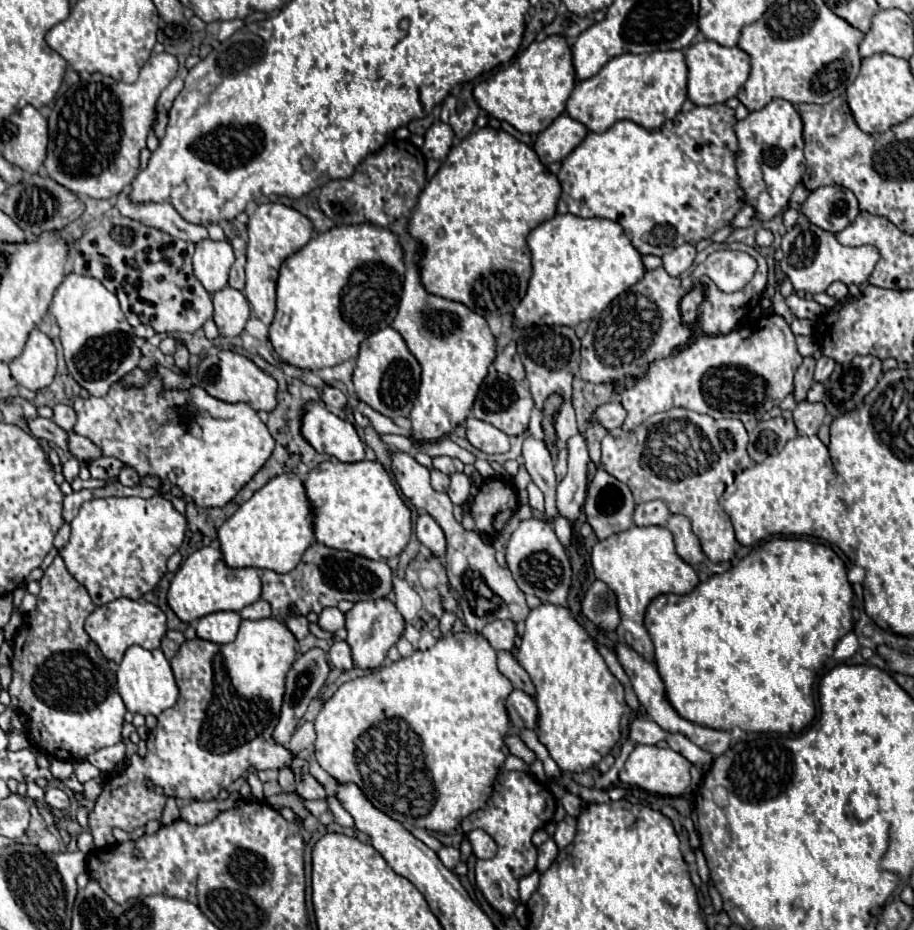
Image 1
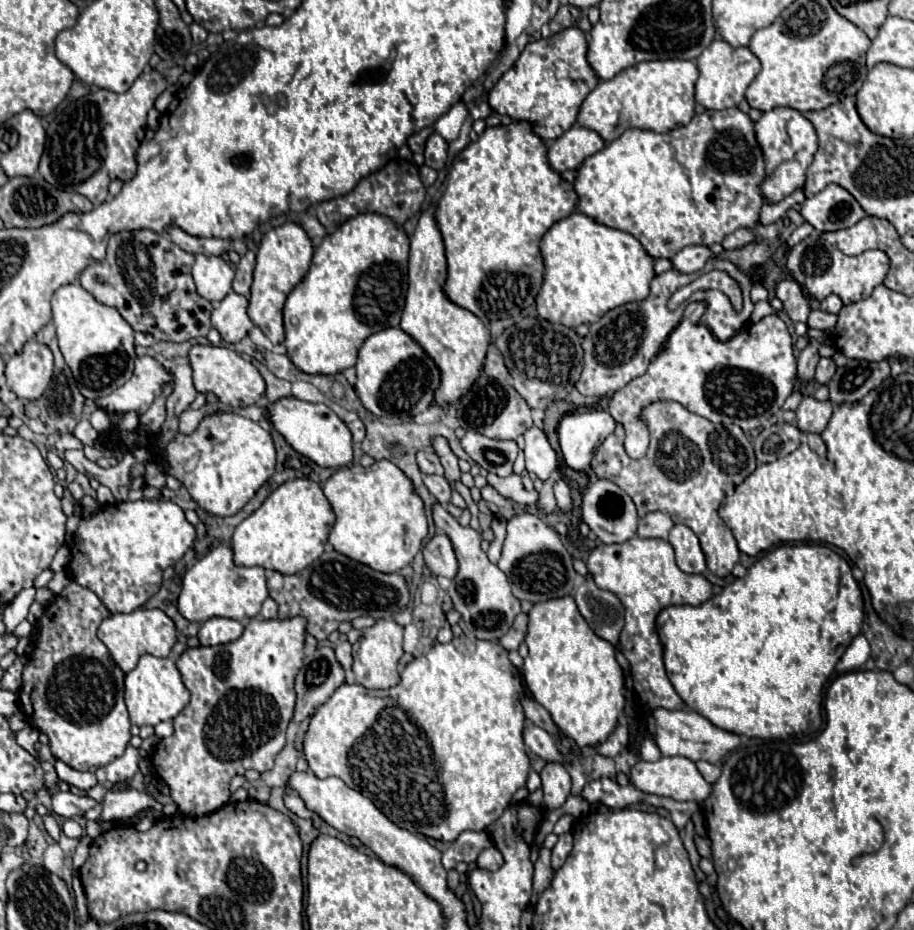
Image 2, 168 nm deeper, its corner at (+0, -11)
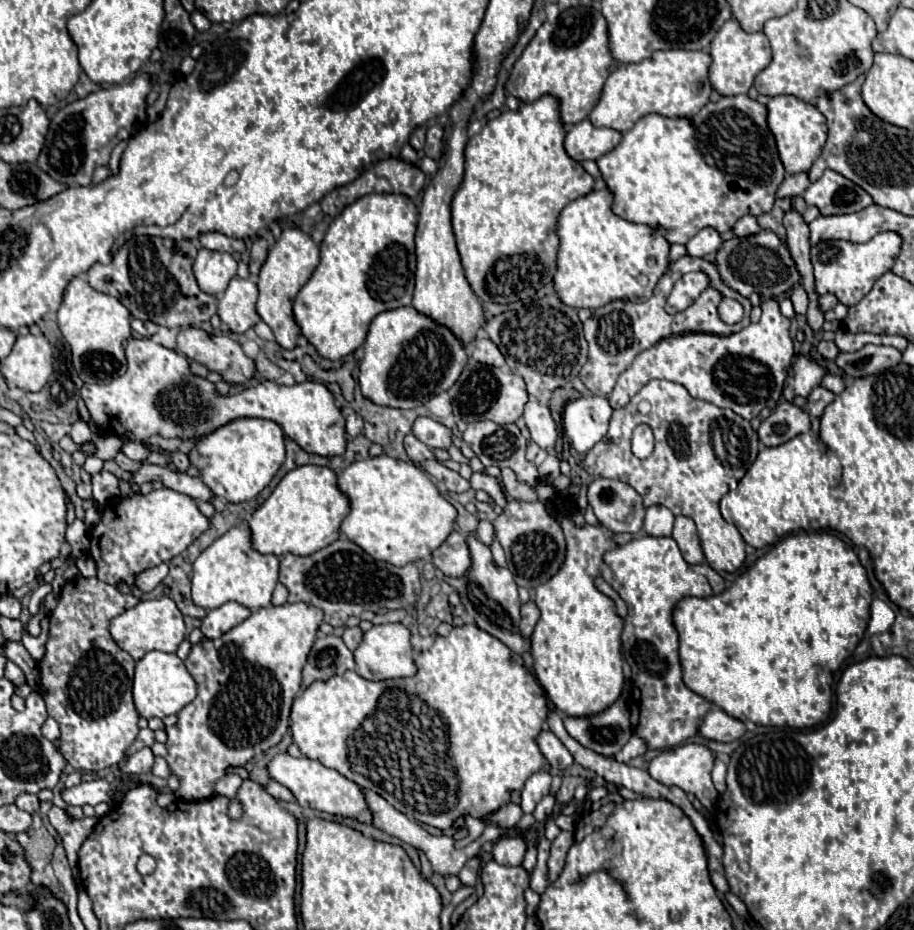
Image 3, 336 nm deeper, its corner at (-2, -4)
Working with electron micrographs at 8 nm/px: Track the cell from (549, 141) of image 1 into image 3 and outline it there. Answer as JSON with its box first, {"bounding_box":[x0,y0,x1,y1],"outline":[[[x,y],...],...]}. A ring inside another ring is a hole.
{"bounding_box":[565,119,621,161],"outline":[[[583,119],[567,129],[565,151],[573,161],[599,159],[621,141],[621,133],[607,127],[595,127],[589,119]]]}

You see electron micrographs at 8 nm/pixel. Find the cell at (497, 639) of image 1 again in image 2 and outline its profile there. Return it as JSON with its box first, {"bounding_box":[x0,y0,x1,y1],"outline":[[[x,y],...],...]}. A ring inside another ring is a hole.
{"bounding_box":[499,614,527,650],"outline":[[[519,614],[513,622],[513,628],[499,640],[507,650],[517,650],[519,644],[525,640],[525,634],[527,634],[527,614]]]}

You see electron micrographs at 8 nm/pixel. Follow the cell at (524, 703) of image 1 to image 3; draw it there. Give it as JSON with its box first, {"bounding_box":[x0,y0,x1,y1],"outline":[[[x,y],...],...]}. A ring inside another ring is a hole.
{"bounding_box":[537,731,573,771],"outline":[[[541,731],[541,733],[537,735],[537,745],[539,745],[543,757],[547,759],[547,763],[549,763],[553,769],[565,771],[567,767],[571,767],[573,755],[567,751],[567,747],[565,747],[551,731]]]}

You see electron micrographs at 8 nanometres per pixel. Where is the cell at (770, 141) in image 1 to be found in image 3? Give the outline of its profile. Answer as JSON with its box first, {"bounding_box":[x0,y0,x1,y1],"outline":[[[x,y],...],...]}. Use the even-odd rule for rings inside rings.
{"bounding_box":[767,95,827,175],"outline":[[[779,95],[773,97],[767,103],[767,125],[775,137],[777,143],[777,151],[781,157],[781,163],[785,167],[787,175],[795,175],[795,173],[807,173],[813,165],[813,161],[821,155],[821,149],[825,145],[825,137],[827,137],[827,123],[825,117],[809,103],[799,101],[797,97],[787,97],[787,95]]]}

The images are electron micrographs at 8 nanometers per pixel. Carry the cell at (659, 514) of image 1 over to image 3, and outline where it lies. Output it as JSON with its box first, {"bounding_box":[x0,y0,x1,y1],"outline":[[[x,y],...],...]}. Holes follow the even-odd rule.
{"bounding_box":[643,505,675,537],"outline":[[[653,505],[647,509],[643,531],[653,537],[669,537],[673,529],[673,521],[675,521],[675,515],[667,507]]]}

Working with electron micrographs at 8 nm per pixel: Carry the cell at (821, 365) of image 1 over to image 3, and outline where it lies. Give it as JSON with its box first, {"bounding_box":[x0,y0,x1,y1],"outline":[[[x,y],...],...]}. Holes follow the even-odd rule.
{"bounding_box":[817,341,839,361],"outline":[[[819,341],[817,351],[821,353],[821,357],[823,357],[825,361],[835,361],[837,355],[839,355],[839,349],[835,347],[833,341]]]}

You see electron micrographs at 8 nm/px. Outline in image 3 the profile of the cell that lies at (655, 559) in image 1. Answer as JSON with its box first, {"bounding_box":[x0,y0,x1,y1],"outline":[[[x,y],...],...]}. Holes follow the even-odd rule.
{"bounding_box":[601,535,725,749],"outline":[[[643,535],[639,539],[633,539],[625,545],[619,545],[603,555],[603,565],[601,565],[601,577],[619,593],[619,597],[627,603],[629,619],[625,619],[623,627],[623,649],[625,649],[625,659],[631,665],[631,681],[633,681],[633,695],[637,697],[637,707],[639,707],[639,717],[633,721],[635,733],[647,741],[649,749],[669,749],[675,747],[691,737],[697,735],[697,727],[701,723],[701,717],[709,711],[711,703],[697,693],[689,691],[683,681],[681,681],[681,665],[679,665],[679,637],[673,627],[671,611],[675,603],[683,597],[711,597],[717,595],[725,589],[725,581],[719,573],[715,573],[709,565],[689,565],[675,539],[673,537],[651,537]]]}

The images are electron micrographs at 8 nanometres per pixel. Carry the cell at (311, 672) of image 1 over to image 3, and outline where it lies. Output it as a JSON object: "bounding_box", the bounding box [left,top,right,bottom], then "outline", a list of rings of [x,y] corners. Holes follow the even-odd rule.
{"bounding_box":[303,635,355,689],"outline":[[[321,635],[313,643],[303,667],[303,689],[315,681],[327,681],[329,677],[341,675],[349,669],[355,669],[355,661],[343,639],[337,635]]]}

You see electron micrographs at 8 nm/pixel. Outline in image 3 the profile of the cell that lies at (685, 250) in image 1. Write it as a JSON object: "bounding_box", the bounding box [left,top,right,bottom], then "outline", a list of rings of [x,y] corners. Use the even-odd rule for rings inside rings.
{"bounding_box":[685,229,723,257],"outline":[[[701,229],[693,239],[689,239],[689,243],[685,245],[687,247],[687,255],[689,257],[707,257],[715,251],[719,251],[723,245],[719,233],[715,229]]]}

